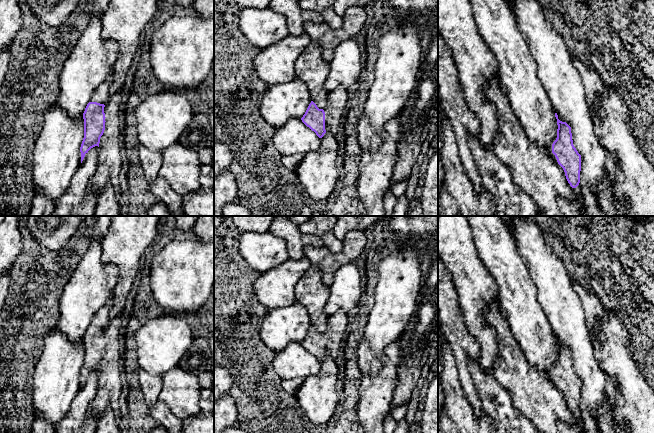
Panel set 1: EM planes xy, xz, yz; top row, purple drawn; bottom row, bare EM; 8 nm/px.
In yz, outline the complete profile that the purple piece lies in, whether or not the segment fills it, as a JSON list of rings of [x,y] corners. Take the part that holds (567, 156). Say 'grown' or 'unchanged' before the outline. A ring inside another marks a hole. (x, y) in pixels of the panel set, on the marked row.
grown; [[[555,113],[557,119],[557,138],[552,144],[552,153],[555,155],[558,164],[563,168],[566,179],[573,189],[575,199],[573,201],[560,198],[558,201],[559,207],[563,213],[563,216],[581,216],[581,210],[585,207],[585,200],[582,194],[580,183],[580,171],[581,171],[581,155],[578,153],[573,145],[571,127],[566,123],[558,119],[557,113]]]

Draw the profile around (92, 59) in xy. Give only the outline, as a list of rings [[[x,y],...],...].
[[[92,12],[87,27],[60,73],[56,103],[72,118],[82,118],[95,89],[117,60],[117,44],[102,36],[102,15]]]

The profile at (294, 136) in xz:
[[[291,118],[277,128],[273,136],[273,143],[282,155],[303,155],[319,149],[321,138],[307,127],[300,118]]]

